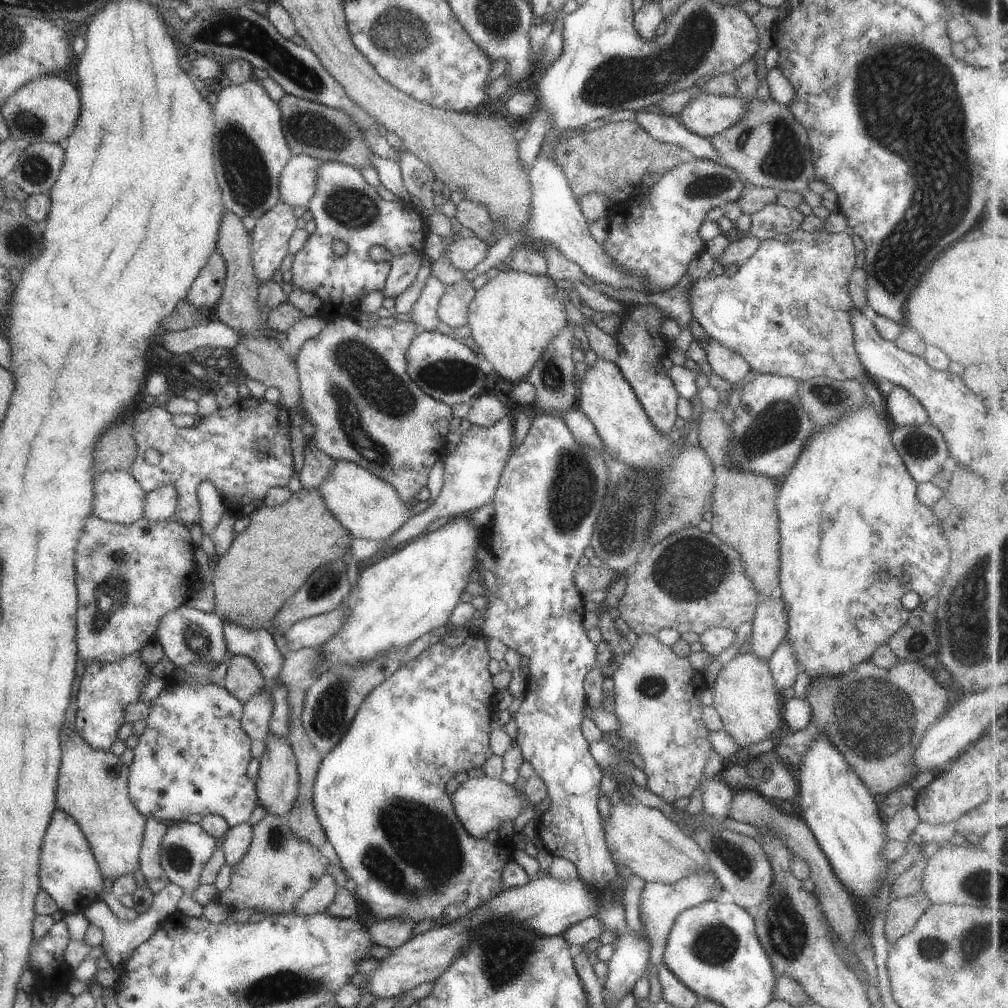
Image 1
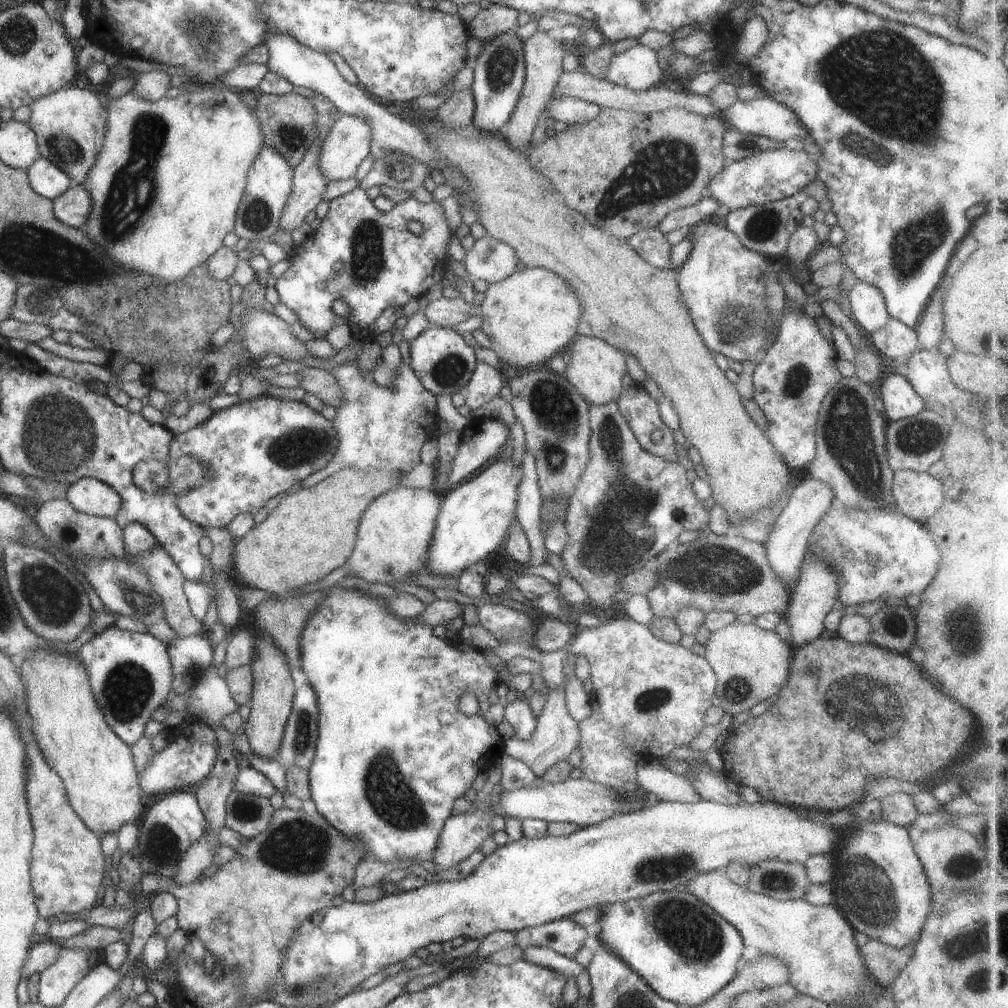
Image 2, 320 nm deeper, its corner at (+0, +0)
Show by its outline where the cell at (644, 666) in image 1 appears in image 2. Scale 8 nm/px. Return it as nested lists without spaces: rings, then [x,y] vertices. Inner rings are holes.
[[[613,618],[594,627],[578,626],[574,642],[567,653],[576,656],[582,654],[590,666],[591,714],[578,722],[580,778],[612,788],[628,803],[647,801],[647,796],[635,782],[636,762],[641,756],[653,756],[661,760],[674,748],[687,746],[703,728],[703,715],[711,706],[710,700],[716,685],[711,667],[702,656],[691,653],[679,643],[666,643],[655,638],[645,625],[630,618]]]

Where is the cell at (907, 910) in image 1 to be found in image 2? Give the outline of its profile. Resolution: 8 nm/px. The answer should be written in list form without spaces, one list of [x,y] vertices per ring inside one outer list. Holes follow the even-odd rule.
[[[869,939],[868,943],[858,948],[858,954],[864,962],[869,978],[872,978],[879,988],[887,988],[911,958],[913,949],[913,943],[895,948]]]

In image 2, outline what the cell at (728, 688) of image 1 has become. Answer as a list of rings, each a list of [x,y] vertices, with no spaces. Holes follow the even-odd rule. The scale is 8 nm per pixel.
[[[737,622],[710,632],[709,638],[703,646],[702,657],[711,667],[715,677],[714,694],[718,695],[720,707],[724,712],[731,713],[733,716],[738,712],[743,712],[743,710],[749,710],[752,706],[759,705],[759,702],[778,692],[788,677],[790,658],[794,651],[774,631],[764,631],[753,623],[743,624]]]

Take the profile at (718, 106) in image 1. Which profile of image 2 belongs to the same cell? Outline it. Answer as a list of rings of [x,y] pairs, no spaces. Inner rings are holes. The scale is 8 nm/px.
[[[768,96],[757,100],[737,100],[719,114],[720,118],[730,124],[729,128],[765,137],[776,143],[799,141],[808,136],[806,128],[798,121],[798,116]]]

